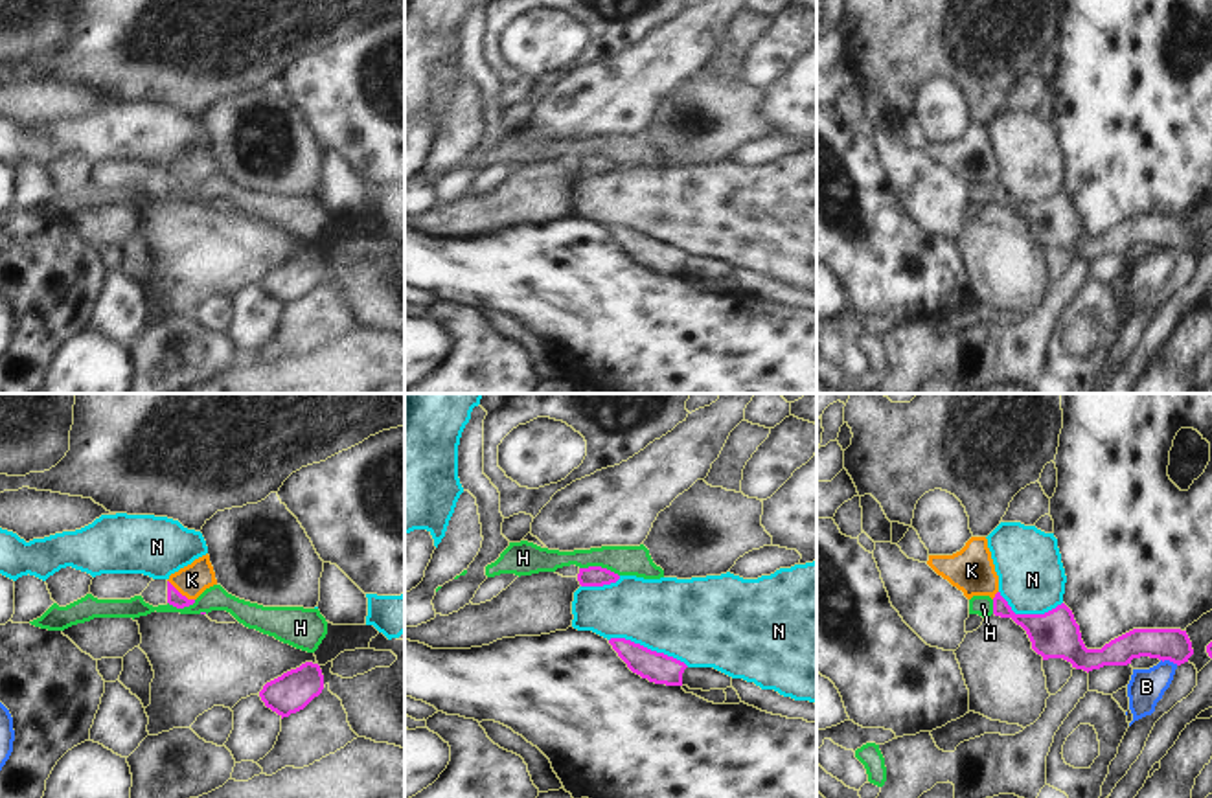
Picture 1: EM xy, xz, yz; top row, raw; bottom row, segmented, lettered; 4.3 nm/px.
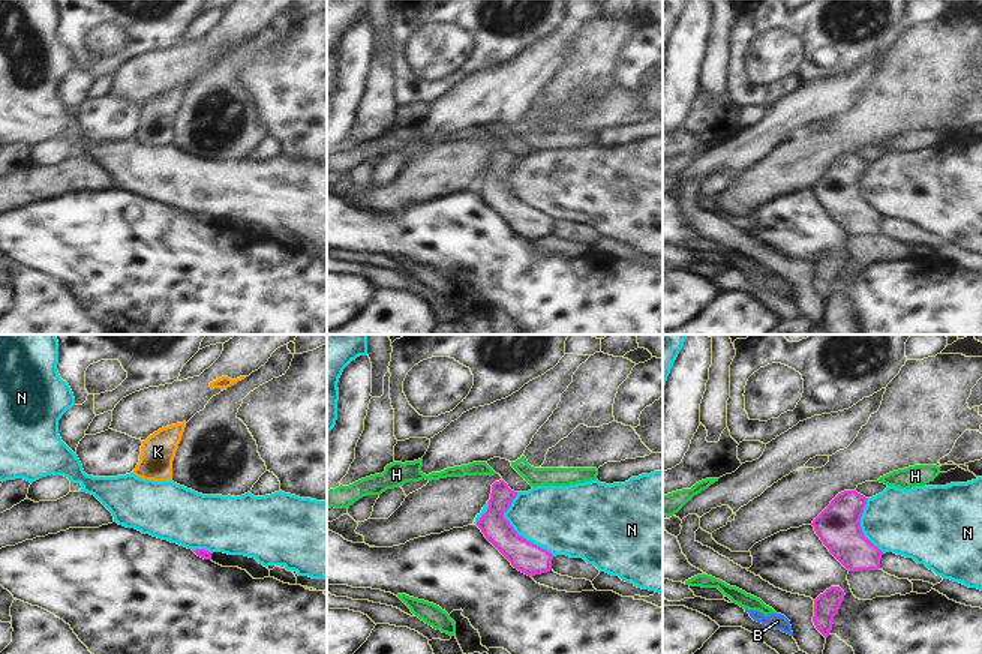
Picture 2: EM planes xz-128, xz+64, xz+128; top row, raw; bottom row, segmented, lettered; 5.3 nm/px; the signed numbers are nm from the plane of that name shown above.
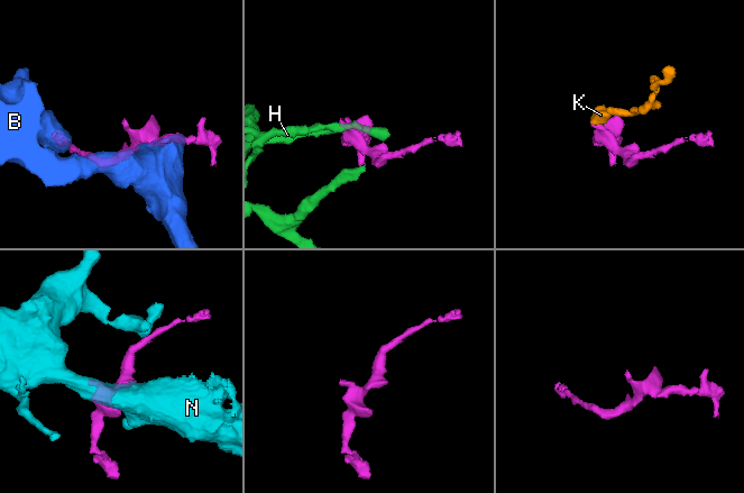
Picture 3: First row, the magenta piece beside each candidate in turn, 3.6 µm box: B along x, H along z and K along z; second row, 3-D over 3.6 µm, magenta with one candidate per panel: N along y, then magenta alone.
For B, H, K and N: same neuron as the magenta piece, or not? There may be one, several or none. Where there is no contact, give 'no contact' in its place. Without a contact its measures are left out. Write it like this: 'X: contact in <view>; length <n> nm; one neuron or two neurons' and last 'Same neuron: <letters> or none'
B: contact in yz; length 80 nm; two neurons
H: contact in xz; length 180 nm; two neurons
K: contact in xy; length 150 nm; one neuron
N: contact in xz; length 380 nm; two neurons
Same neuron: K

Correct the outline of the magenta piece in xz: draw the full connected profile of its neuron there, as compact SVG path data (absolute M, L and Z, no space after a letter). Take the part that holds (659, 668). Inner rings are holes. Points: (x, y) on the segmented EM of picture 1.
M611 638L609 644L627 667L655 684L682 686L684 662L664 653L651 651L625 638Z

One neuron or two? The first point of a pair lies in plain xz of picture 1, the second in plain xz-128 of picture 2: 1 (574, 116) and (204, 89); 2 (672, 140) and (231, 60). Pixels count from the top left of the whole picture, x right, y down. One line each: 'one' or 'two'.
1: two
2: one

